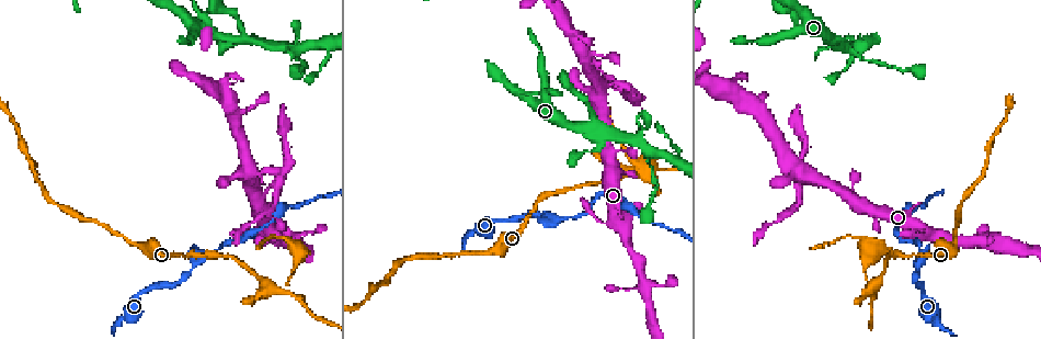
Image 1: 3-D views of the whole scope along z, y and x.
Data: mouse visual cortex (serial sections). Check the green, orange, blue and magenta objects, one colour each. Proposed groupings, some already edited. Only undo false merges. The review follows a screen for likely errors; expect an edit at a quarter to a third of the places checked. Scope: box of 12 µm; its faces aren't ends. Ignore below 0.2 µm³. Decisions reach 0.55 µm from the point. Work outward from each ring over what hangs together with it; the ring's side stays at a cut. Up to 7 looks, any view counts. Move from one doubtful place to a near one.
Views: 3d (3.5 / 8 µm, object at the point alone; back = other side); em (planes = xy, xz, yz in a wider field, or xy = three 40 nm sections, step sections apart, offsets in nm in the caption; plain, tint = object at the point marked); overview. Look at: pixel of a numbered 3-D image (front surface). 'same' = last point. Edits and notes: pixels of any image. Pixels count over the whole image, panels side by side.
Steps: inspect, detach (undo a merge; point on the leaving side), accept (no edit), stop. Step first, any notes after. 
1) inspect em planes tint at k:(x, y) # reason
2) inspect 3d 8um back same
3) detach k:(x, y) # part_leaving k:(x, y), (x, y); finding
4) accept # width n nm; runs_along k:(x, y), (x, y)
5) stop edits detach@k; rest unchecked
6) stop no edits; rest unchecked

inspect 3d 8um back at 1:(870, 290) # side arm on a straight run

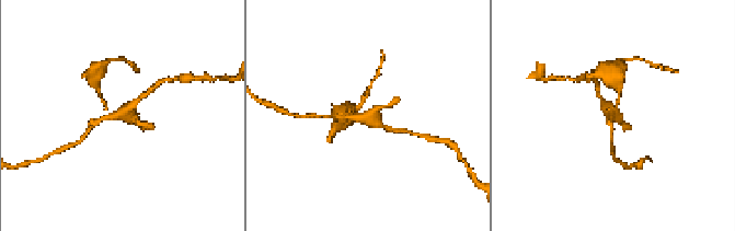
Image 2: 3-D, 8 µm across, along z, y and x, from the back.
inspect em xy step 2 tint at 2:(362, 117) # now the EM

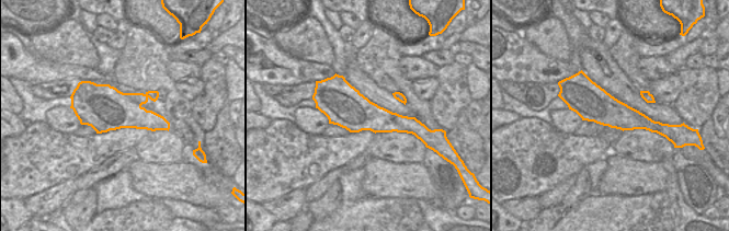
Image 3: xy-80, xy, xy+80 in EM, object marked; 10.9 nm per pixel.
detach 2:(341, 110) # part_leaving 2:(107, 108), (95, 85), (99, 68); a second cell is stuck on

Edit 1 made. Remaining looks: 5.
inspect overview

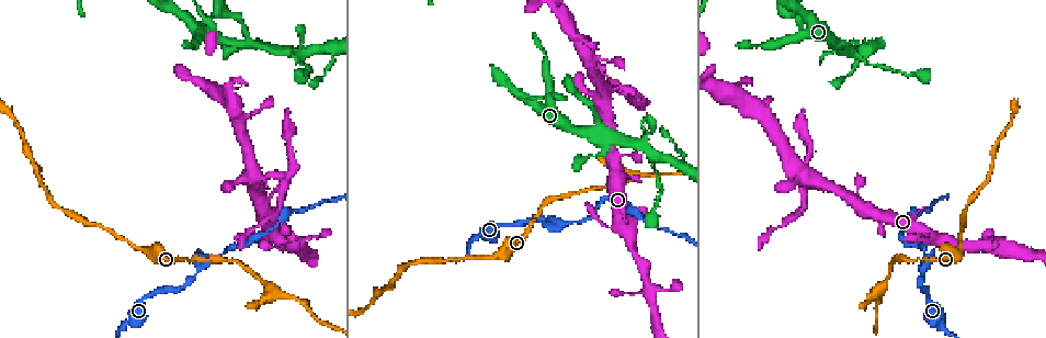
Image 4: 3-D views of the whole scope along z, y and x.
inspect 3d 3.5um at 4:(594, 131) # three arms meet

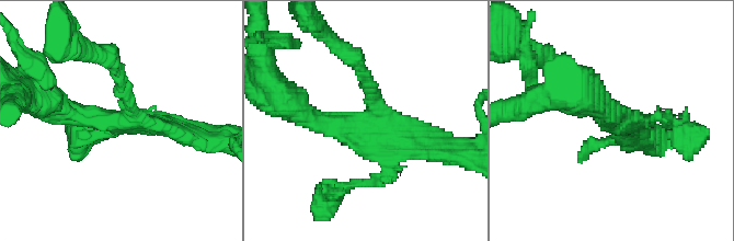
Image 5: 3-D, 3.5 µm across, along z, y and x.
inspect em planes tint at 5:(365, 129)

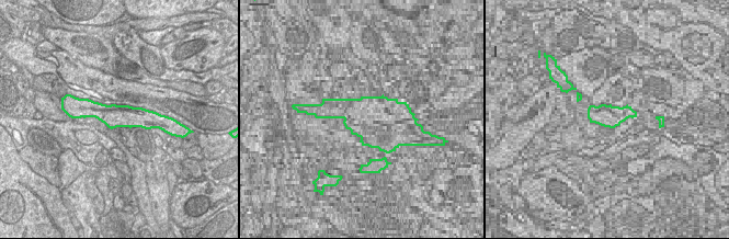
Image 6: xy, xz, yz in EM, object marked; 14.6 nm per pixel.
accept # width 340 nm; runs_along 6:(81, 113), (151, 120); one cell here

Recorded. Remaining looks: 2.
inspect 3d 8um back at 4:(260, 174) # three arms meet

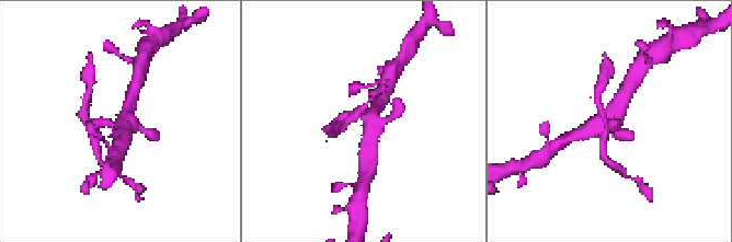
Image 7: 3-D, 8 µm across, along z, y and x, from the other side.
inspect em xy step 3 tint at 7:(363, 116) # shape alone is not enough

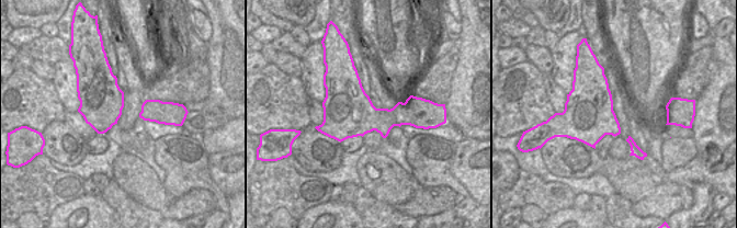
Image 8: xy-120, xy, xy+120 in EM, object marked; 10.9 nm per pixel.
detach 7:(336, 122) # part_leaving 7:(355, 114), (339, 119), (330, 134); a second cell is stuck on

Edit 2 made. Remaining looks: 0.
stop edits detach@2, detach@7; rest unchecked

